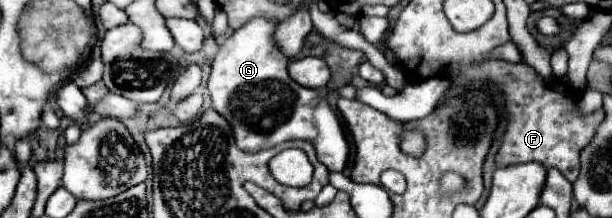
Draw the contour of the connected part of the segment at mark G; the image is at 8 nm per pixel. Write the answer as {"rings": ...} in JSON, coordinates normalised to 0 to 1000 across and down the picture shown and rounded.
{"rings":[[[412,87],[386,133],[353,243],[343,298],[340,417],[346,491],[376,564],[395,693],[418,702],[474,638],[497,638],[520,693],[536,784],[562,784],[572,720],[572,656],[539,472],[516,408],[480,381],[471,344],[471,271],[451,225],[444,151],[454,96]]]}

